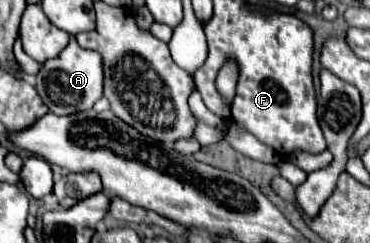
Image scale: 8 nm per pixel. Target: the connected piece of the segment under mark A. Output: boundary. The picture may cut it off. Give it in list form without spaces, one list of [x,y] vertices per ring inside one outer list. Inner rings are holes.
[[[75,40],[55,60],[47,60],[37,74],[37,92],[47,102],[53,114],[75,114],[79,110],[91,110],[93,104],[103,96],[103,68],[101,58],[93,50],[79,48]]]

